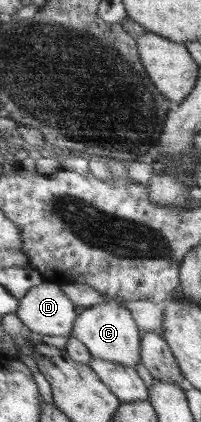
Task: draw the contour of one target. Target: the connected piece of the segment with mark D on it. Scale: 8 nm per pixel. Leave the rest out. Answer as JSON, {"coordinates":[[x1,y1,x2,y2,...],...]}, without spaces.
{"coordinates":[[45,280,21,299,16,314,32,331,43,336,71,337,78,317,75,307,60,285]]}

